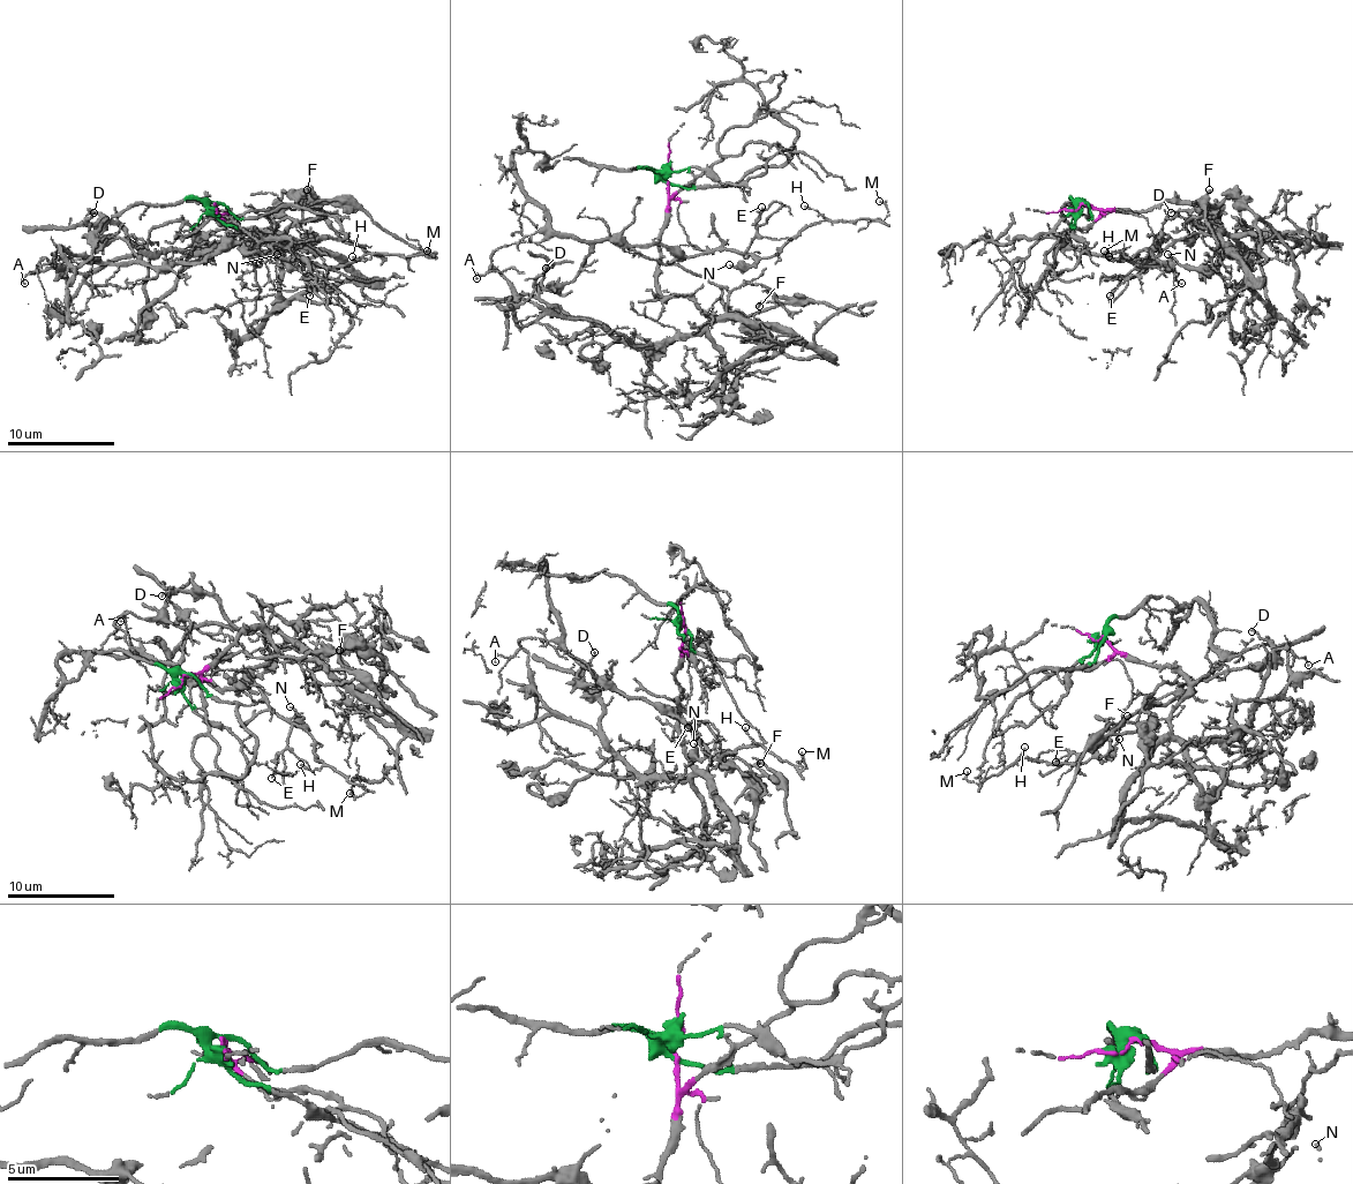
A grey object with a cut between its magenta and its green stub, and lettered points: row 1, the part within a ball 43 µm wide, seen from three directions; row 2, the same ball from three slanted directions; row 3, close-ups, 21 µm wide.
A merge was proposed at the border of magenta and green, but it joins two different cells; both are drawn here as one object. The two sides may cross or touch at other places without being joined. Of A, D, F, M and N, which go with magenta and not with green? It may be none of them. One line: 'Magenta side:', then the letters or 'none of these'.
Magenta side: A, D, F

